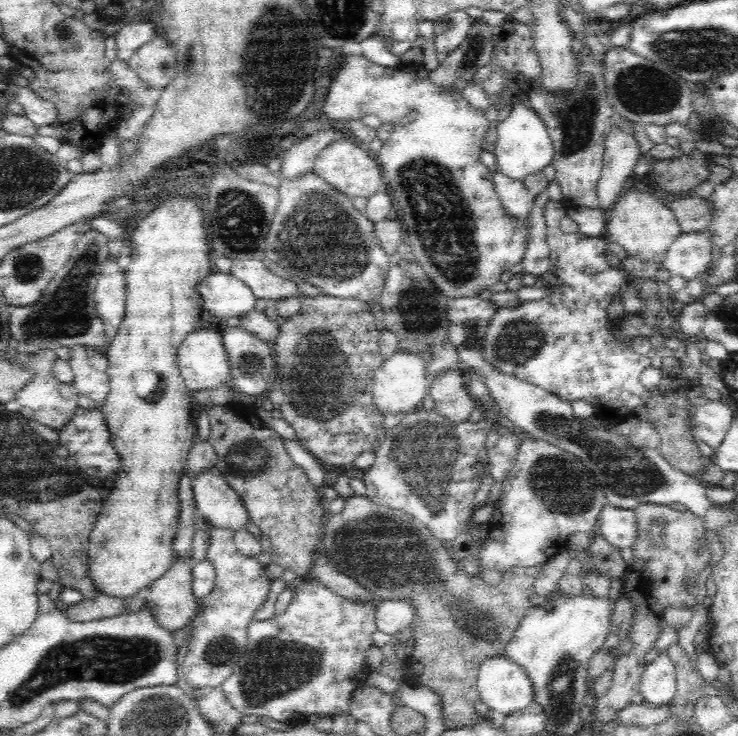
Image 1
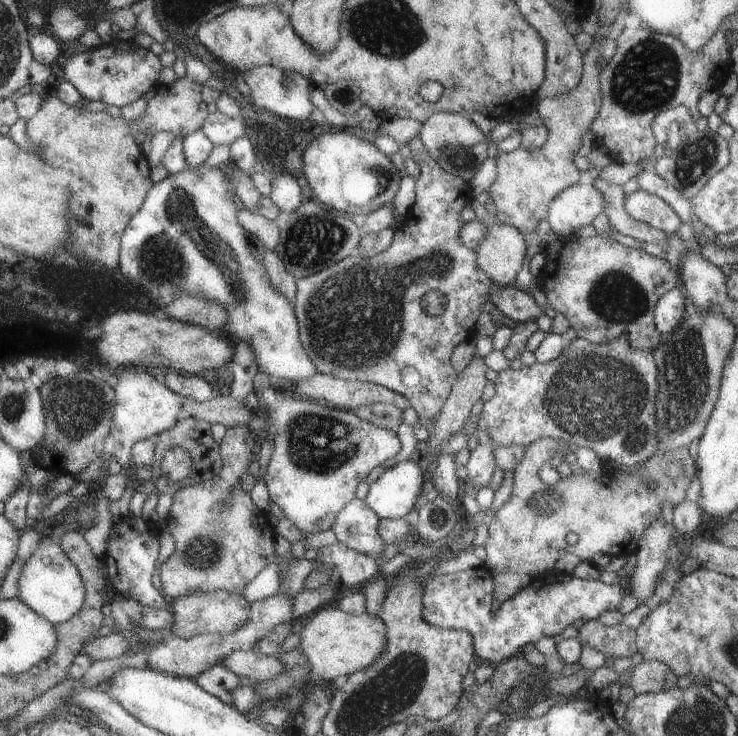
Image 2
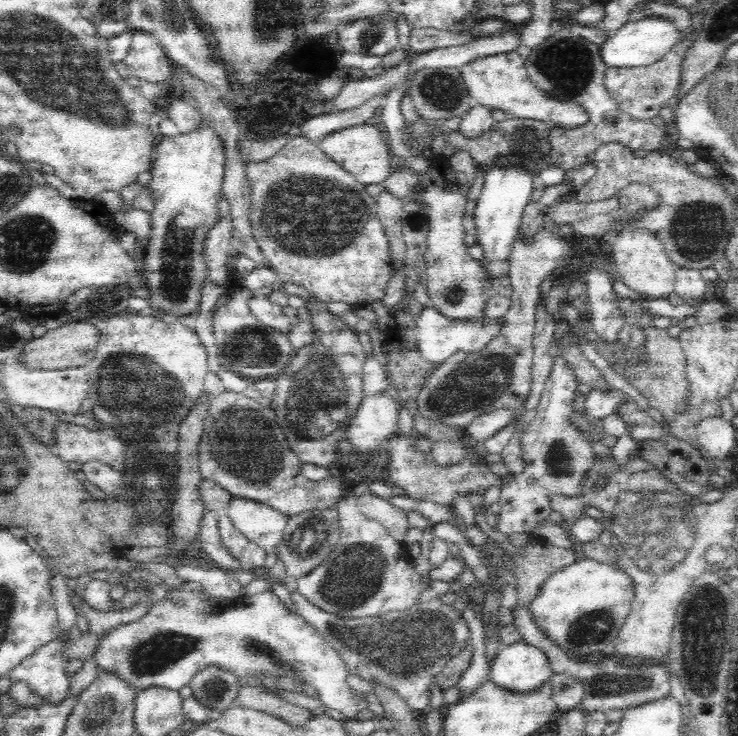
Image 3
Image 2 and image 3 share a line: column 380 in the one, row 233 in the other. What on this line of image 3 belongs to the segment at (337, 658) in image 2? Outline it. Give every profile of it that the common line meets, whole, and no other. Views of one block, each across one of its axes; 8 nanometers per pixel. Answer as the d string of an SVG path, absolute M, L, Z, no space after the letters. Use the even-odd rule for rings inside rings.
M626 229L619 232L615 245L609 250L610 259L616 265L620 281L624 286L647 299L668 298L675 286L676 266L664 251L660 239L646 229Z

